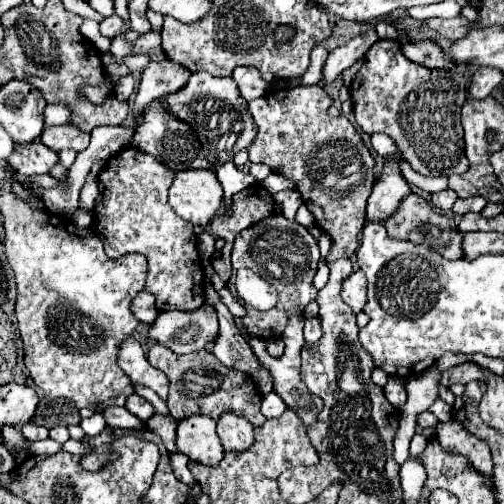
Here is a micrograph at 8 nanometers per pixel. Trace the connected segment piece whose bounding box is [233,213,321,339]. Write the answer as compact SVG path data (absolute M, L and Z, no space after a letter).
M271 215L269 219L263 219L261 223L255 223L253 227L247 227L241 231L235 239L233 247L233 275L239 267L259 269L263 277L269 279L269 283L275 283L275 289L279 293L279 301L271 311L255 313L253 307L247 307L247 315L243 317L243 323L249 331L249 335L257 335L261 339L281 337L287 321L293 315L303 315L307 303L315 301L317 289L313 287L313 277L317 273L319 263L319 245L313 239L313 235L299 225L297 221L289 221L283 215Z

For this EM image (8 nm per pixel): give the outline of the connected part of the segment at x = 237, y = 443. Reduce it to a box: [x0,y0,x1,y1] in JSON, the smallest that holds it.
[217,413,253,451]

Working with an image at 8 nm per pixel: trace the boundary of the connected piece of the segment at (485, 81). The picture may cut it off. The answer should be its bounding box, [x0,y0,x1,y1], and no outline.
[467,67,503,99]

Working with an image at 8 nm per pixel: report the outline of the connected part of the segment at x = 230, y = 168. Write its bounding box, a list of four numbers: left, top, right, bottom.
[159,71,257,214]

